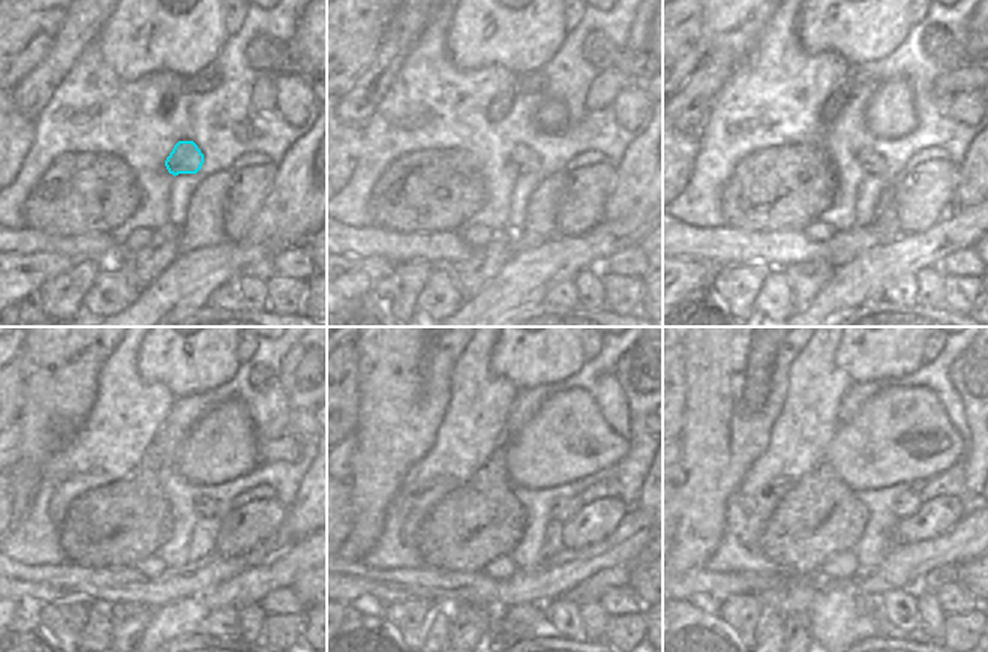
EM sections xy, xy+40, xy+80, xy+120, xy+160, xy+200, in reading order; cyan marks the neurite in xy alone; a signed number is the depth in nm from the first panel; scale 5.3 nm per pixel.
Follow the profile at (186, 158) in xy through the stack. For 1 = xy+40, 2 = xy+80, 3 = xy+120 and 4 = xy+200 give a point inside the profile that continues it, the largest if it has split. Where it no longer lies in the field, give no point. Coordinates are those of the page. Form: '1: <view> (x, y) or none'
1: xy+40 (526, 161)
2: xy+80 (873, 164)
3: xy+120 (206, 507)
4: xy+200 (907, 504)

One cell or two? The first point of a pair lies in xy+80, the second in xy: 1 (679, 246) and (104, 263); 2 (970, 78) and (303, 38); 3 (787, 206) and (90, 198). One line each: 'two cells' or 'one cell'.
1: two cells
2: two cells
3: one cell

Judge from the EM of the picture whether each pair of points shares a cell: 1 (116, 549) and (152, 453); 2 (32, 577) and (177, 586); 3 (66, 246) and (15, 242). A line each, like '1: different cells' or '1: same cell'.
1: same cell
2: same cell
3: same cell

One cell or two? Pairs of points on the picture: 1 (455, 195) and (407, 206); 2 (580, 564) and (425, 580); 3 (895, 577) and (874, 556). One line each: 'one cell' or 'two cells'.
1: one cell
2: one cell
3: two cells

